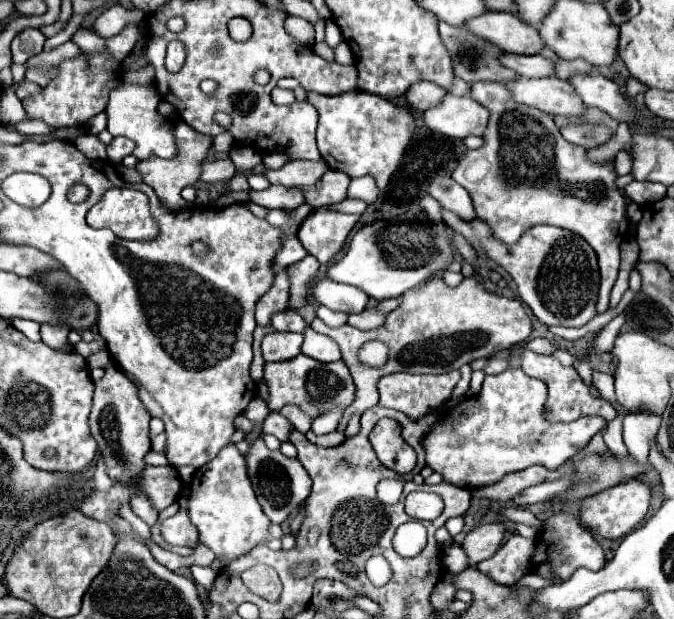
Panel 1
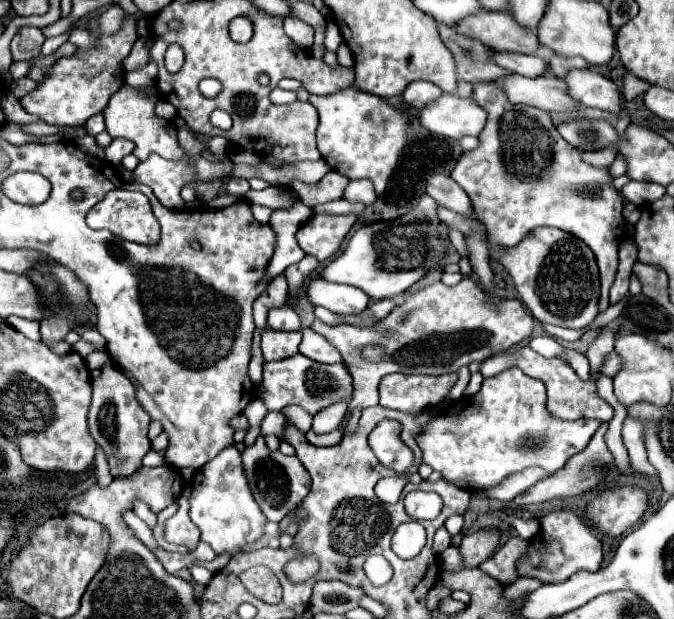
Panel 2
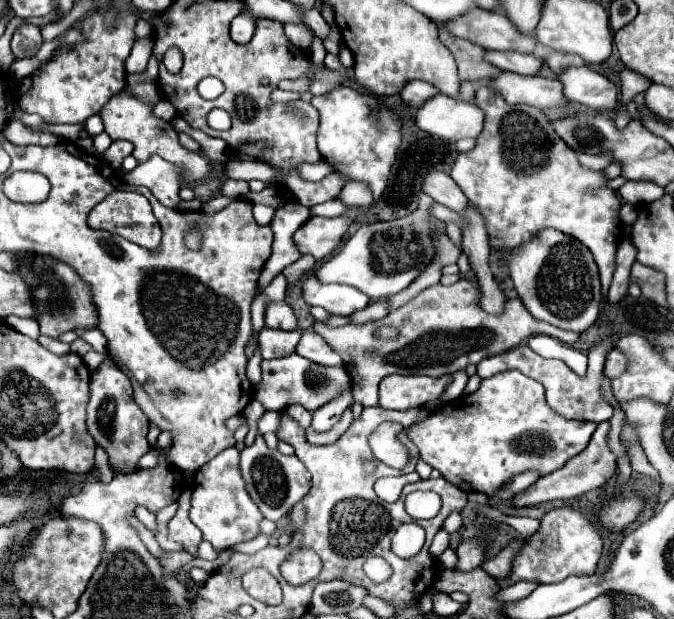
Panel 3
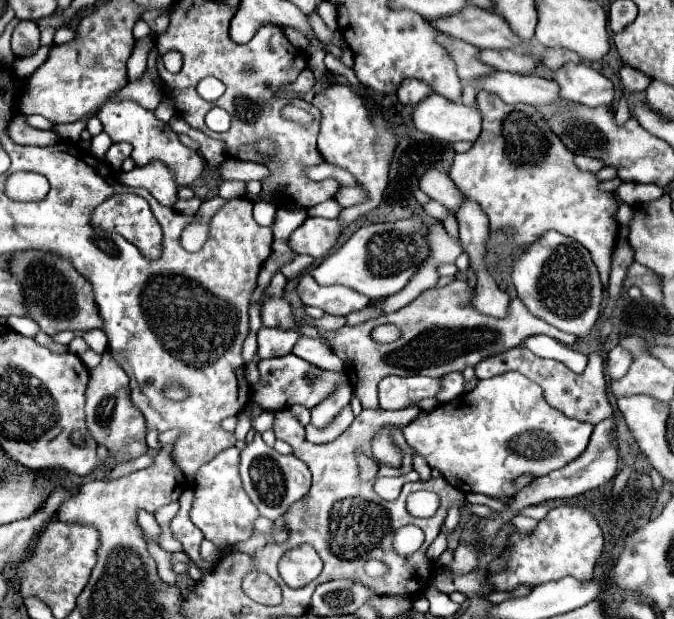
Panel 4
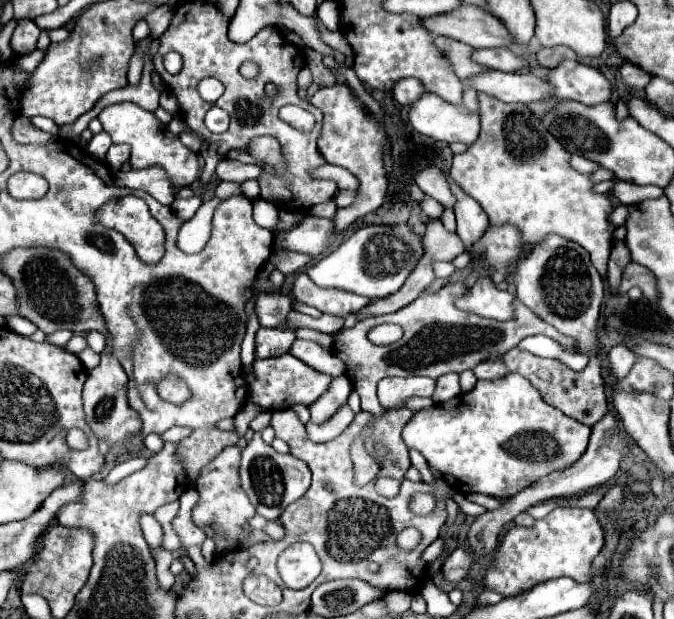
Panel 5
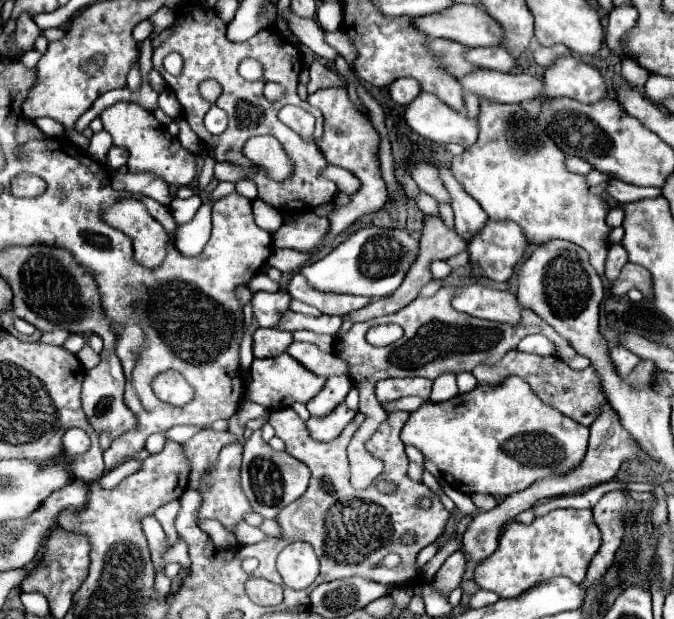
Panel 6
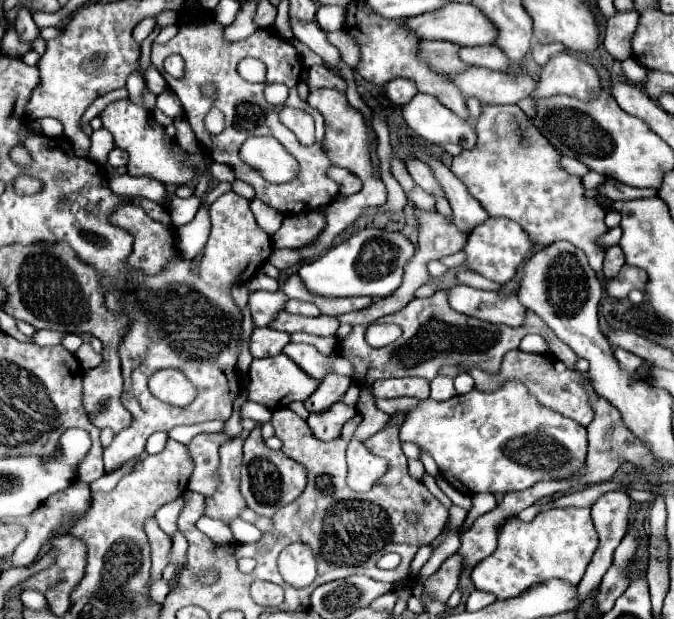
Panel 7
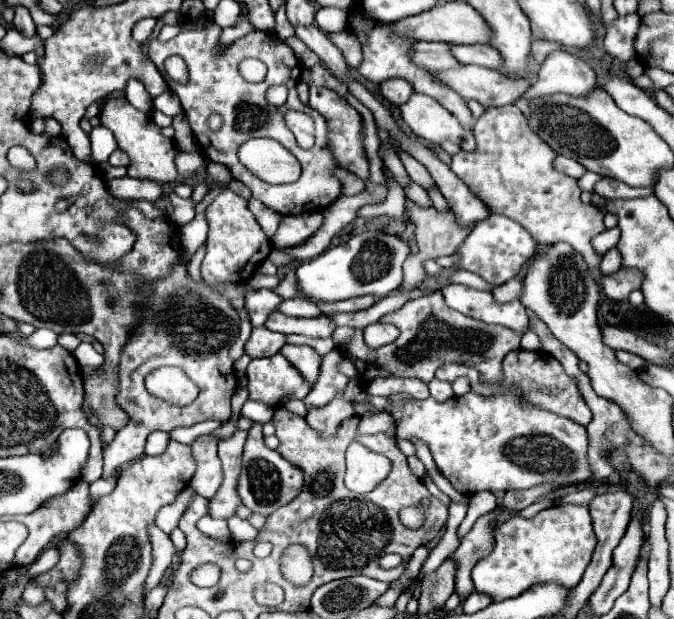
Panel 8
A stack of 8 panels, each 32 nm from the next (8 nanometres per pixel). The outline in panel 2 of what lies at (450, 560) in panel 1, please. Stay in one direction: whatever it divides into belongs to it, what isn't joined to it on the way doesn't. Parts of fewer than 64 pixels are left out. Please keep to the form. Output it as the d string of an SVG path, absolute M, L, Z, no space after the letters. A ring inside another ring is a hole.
M448 546L448 548L440 554L440 568L442 568L442 570L460 570L460 568L462 568L462 556L460 556L458 548Z

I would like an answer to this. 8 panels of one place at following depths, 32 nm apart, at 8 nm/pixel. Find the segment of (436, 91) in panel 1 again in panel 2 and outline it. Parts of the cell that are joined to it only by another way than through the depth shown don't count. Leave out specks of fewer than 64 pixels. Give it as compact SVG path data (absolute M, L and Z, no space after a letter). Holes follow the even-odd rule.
M418 80L418 82L408 84L408 88L404 90L402 98L404 98L404 102L410 104L412 108L420 110L420 108L424 108L428 102L434 102L440 94L442 94L442 90L436 88L432 82L420 82L420 80Z

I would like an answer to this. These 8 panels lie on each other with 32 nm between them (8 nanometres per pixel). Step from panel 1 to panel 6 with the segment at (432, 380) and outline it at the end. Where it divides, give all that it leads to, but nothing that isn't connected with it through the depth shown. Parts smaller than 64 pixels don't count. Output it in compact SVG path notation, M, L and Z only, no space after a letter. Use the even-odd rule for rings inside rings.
M387 378L380 380L375 387L375 394L379 402L398 400L402 396L420 396L428 398L432 390L432 380L424 378Z

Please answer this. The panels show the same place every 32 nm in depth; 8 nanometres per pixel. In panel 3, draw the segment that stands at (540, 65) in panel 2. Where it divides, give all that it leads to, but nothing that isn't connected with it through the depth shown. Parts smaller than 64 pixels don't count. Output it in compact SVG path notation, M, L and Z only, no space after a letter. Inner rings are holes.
M486 50L484 60L494 64L500 70L508 70L508 72L524 74L524 76L534 76L542 66L540 58L536 58L532 54L520 54L520 52L514 52L514 50L506 50L506 52Z

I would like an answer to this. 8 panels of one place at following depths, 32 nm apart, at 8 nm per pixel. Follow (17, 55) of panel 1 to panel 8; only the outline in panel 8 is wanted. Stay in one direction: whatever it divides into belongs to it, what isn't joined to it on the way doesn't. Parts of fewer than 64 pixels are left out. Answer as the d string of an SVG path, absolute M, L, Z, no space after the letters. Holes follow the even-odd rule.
M14 6L14 28L18 32L22 32L24 36L34 36L36 34L36 26L30 18L30 12L24 6Z

